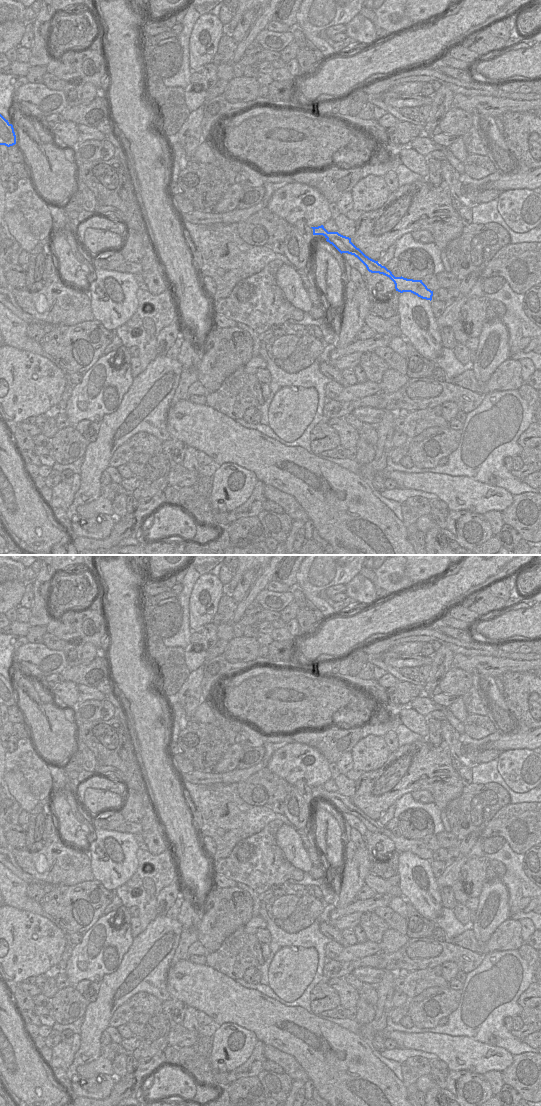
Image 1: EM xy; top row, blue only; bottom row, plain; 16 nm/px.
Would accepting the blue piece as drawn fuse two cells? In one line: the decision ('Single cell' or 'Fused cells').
Single cell.

